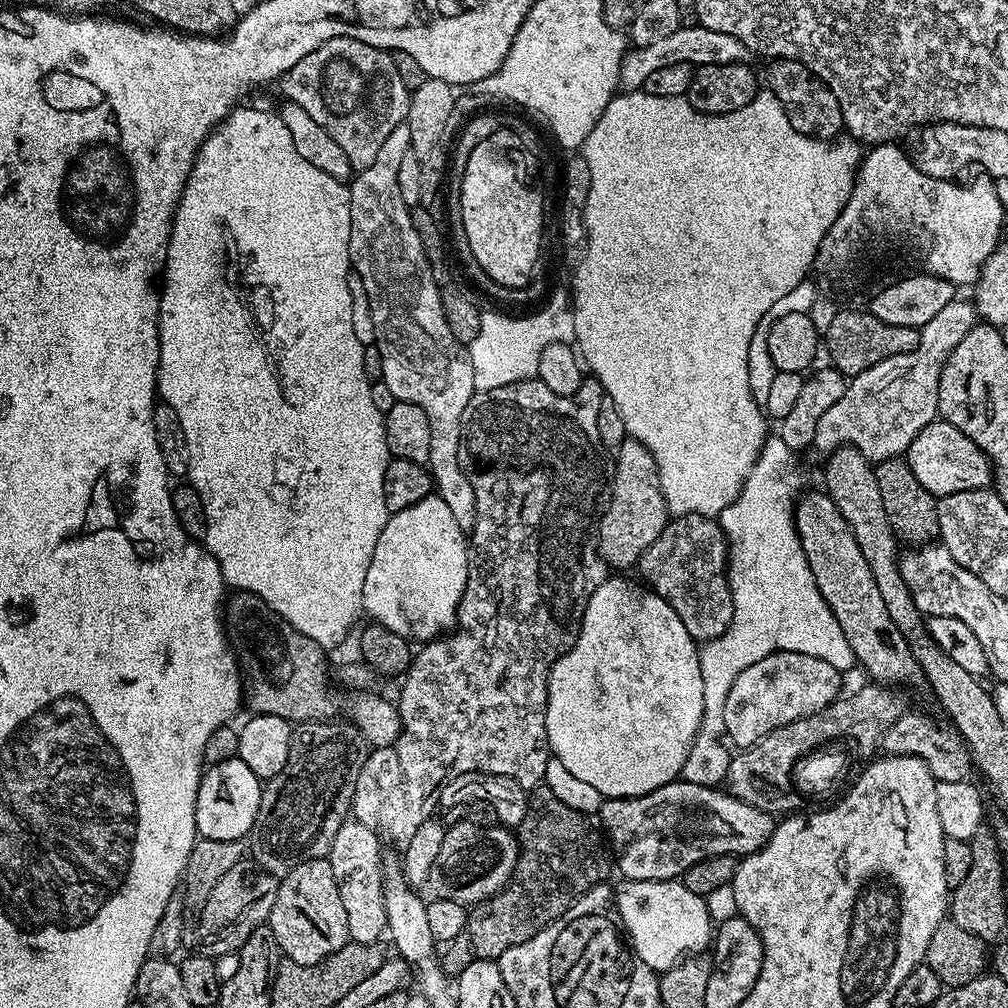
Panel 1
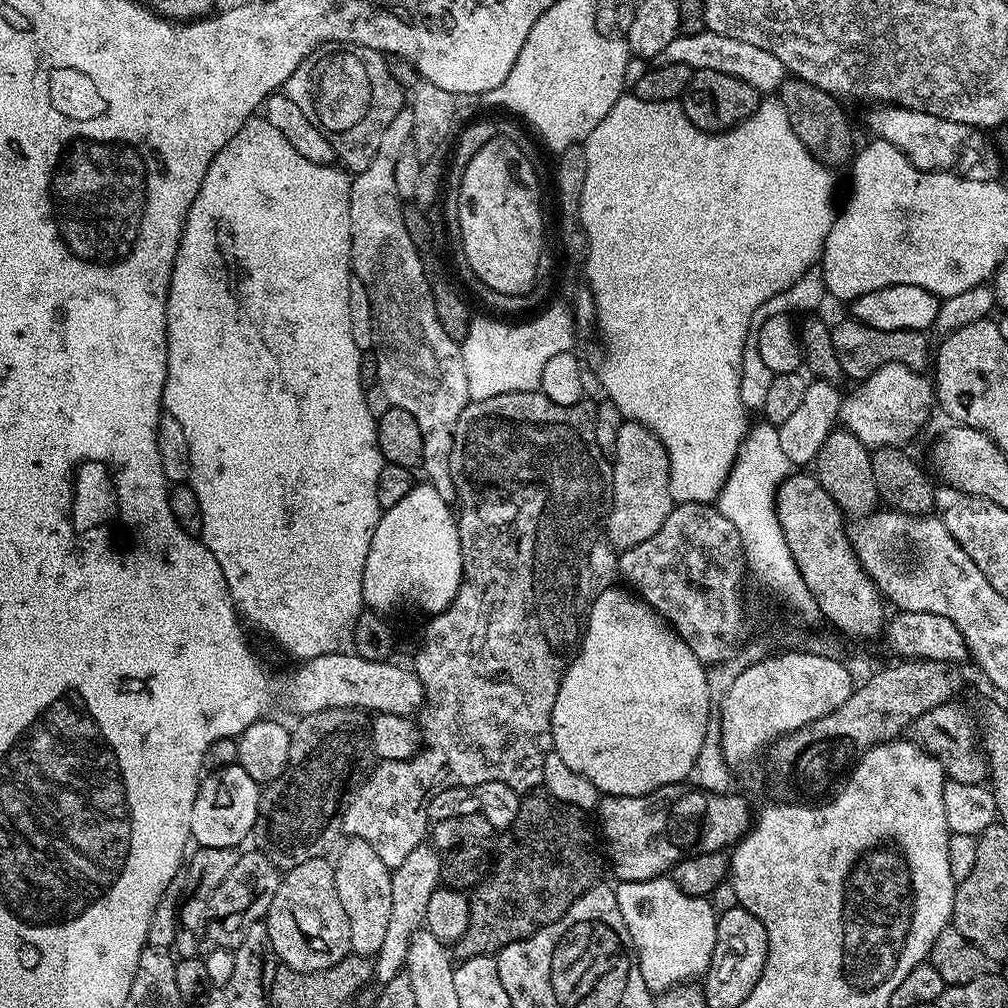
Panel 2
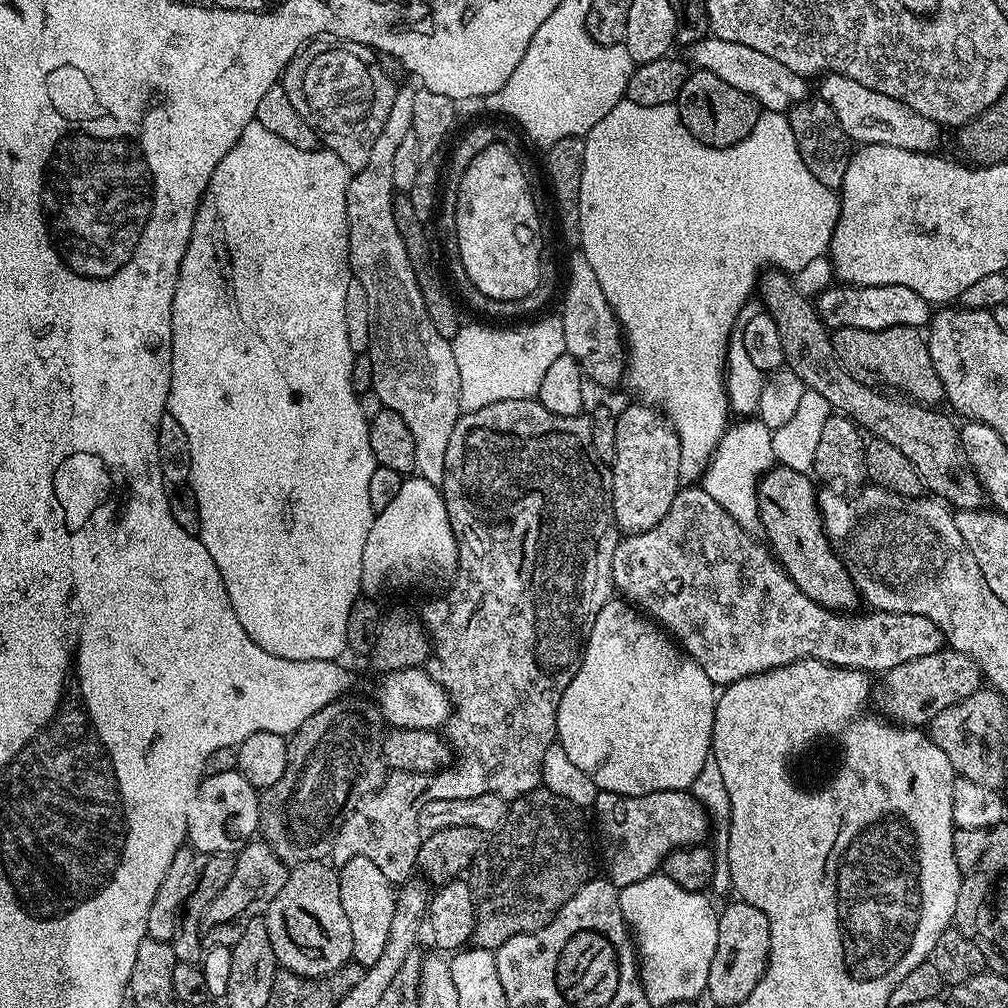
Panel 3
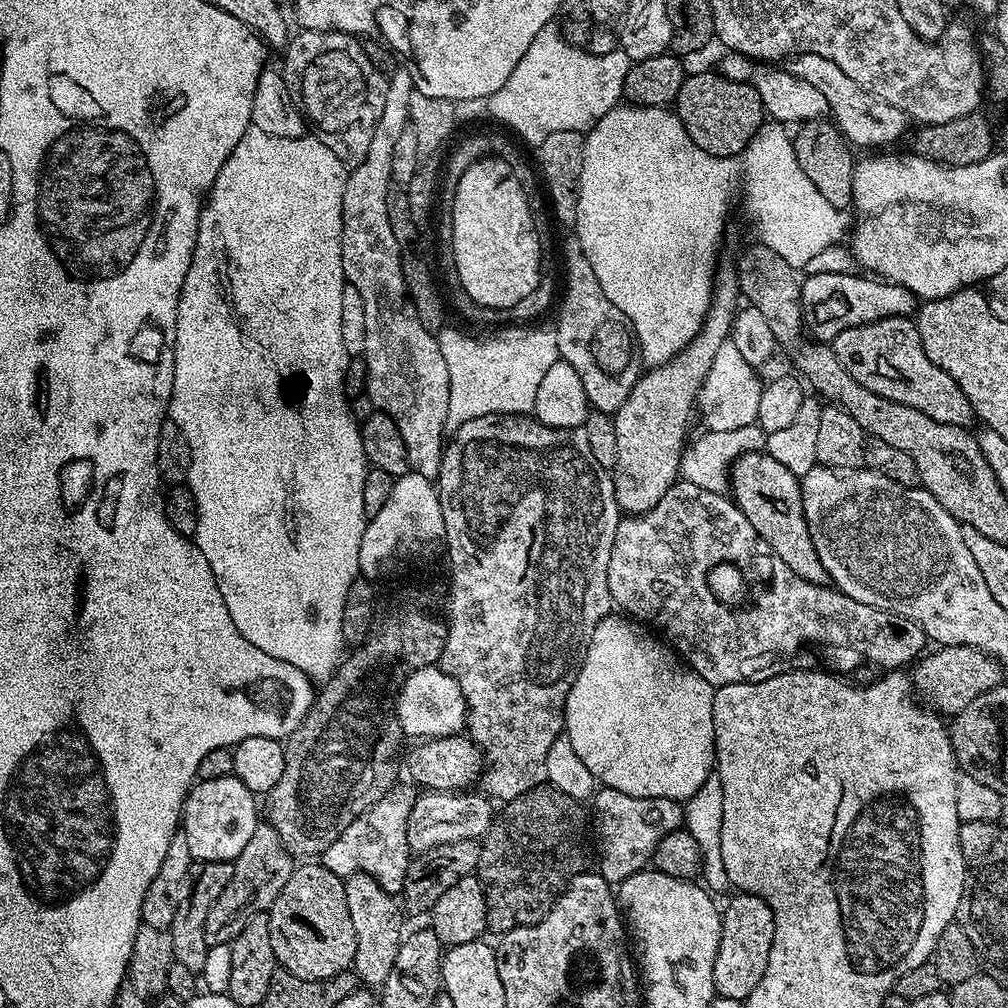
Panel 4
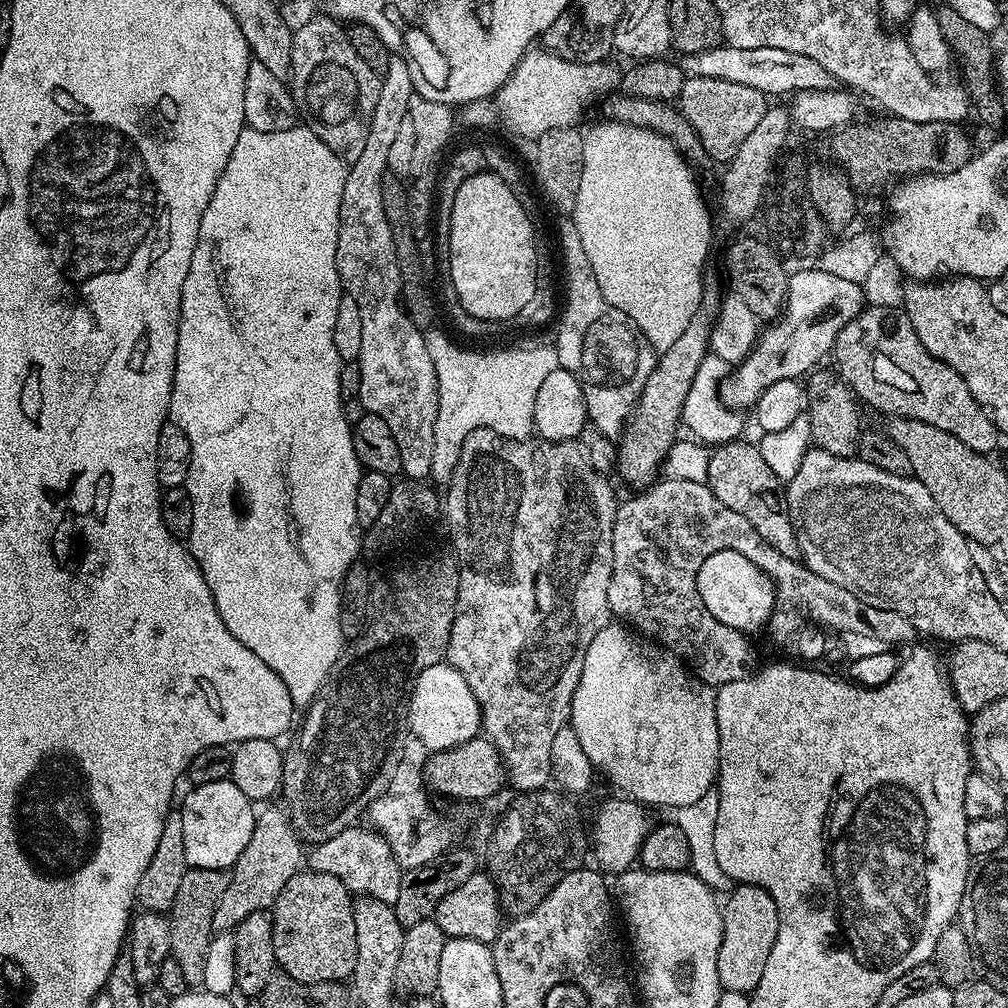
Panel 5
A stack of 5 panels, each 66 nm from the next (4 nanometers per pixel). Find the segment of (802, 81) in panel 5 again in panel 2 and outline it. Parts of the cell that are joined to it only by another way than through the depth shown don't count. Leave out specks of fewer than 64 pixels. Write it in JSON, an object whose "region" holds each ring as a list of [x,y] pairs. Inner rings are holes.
{"region":[[[877,103],[869,108],[872,109],[864,116],[864,124],[869,132],[867,135],[890,142],[890,146],[902,150],[902,154],[906,154],[906,158],[915,168],[920,168],[923,172],[935,172],[972,168],[977,164],[980,167],[981,177],[988,178],[995,173],[992,171],[996,168],[997,153],[991,143],[988,145],[984,141],[983,131],[971,128],[969,124],[962,122],[950,122],[950,118],[938,118],[934,114],[903,108],[897,104]]]}

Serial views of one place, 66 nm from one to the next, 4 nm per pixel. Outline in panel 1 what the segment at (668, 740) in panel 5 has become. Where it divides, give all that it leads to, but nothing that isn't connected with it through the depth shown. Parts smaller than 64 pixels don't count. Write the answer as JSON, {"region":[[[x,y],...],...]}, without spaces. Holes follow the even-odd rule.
{"region":[[[612,574],[590,594],[590,602],[584,611],[580,623],[580,633],[574,646],[566,654],[562,654],[548,671],[548,701],[546,702],[546,734],[551,755],[566,770],[570,770],[589,786],[594,786],[607,799],[626,798],[650,794],[650,790],[658,790],[658,786],[666,786],[680,776],[682,766],[686,766],[686,758],[690,754],[690,746],[698,734],[698,726],[702,722],[702,666],[700,665],[700,648],[698,641],[692,637],[690,630],[682,626],[682,618],[674,614],[674,606],[666,602],[666,598],[653,592],[643,583],[635,584],[632,580],[623,580],[623,575]]]}

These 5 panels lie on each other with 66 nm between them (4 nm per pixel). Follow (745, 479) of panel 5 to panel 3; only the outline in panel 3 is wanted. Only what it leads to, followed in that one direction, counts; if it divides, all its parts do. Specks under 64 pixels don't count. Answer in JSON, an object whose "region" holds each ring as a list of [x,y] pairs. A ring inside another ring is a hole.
{"region":[[[774,466],[770,471],[760,477],[760,483],[756,485],[756,497],[758,498],[758,514],[760,515],[760,528],[768,535],[767,543],[777,560],[780,561],[788,577],[810,598],[818,602],[824,608],[831,608],[833,613],[848,614],[853,611],[855,604],[861,603],[860,593],[856,591],[850,574],[845,570],[844,563],[840,561],[840,555],[832,550],[832,543],[824,532],[824,520],[820,517],[820,501],[818,488],[812,485],[813,477],[807,472],[790,470]]]}

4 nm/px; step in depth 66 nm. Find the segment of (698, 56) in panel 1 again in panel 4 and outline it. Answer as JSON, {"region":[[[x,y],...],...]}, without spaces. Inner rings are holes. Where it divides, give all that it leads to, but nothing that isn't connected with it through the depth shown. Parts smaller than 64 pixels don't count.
{"region":[[[725,51],[723,55],[718,65],[720,75],[734,82],[749,84],[751,88],[758,90],[758,98],[762,98],[764,111],[773,121],[785,126],[801,126],[810,120],[821,119],[829,111],[826,98],[822,98],[816,87],[810,86],[810,82],[794,78],[783,67],[757,62],[751,56],[743,56],[741,52]]]}

